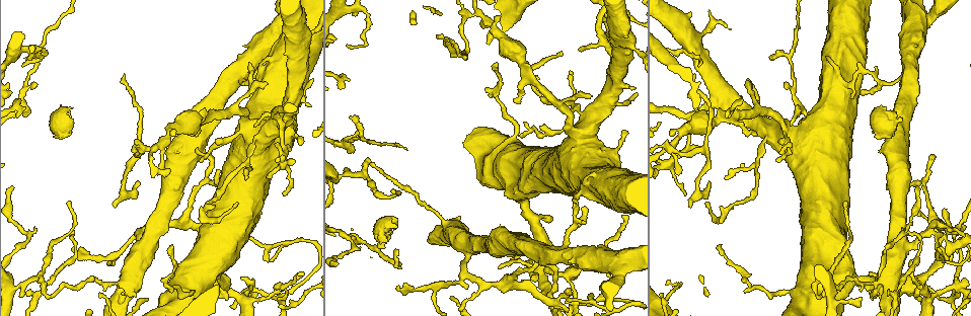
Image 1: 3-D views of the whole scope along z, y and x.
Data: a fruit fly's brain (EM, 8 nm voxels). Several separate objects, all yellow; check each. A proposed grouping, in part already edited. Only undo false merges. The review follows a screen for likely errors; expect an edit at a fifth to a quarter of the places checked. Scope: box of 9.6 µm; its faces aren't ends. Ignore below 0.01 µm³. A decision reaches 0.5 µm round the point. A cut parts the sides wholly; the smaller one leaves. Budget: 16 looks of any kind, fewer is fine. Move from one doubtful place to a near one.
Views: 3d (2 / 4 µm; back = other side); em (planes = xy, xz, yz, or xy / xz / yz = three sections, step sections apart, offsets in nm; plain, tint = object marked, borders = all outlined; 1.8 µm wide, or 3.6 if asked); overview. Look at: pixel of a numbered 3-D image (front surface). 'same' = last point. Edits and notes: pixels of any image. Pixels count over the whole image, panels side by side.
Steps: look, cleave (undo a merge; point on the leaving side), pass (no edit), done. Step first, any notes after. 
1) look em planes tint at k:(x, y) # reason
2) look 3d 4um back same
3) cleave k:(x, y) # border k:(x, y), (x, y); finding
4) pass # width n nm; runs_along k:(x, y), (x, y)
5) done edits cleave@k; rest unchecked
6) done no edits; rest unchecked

look 3d 2um back at 1:(122, 186) # sharp bend

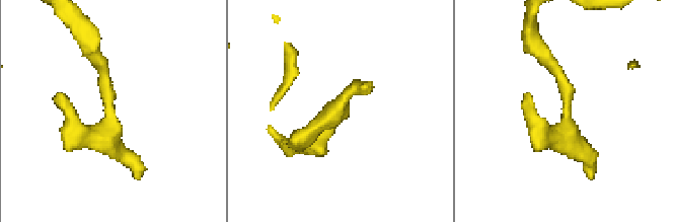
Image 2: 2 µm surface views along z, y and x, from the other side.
look em planes tint at 2:(108, 111) # shape alone is not enough

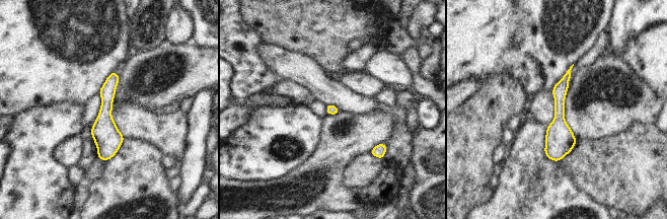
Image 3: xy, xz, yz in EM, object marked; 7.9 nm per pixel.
pass # runs_along 3:(568, 74), (559, 95), (554, 158); continuous, no second neuron

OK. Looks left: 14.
look 3d 4um at 1:(43, 49) # sharp bend

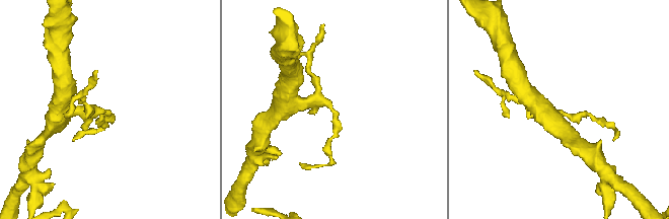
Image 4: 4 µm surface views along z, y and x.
look em yz step 16 tint at 4:(334, 110) # now the EM

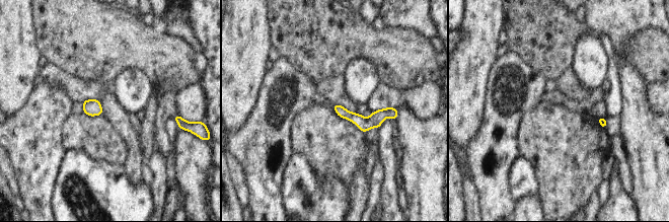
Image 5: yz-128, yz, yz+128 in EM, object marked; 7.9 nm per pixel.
pass # runs_along 5:(337, 106), (360, 121), (395, 114); all the same neuron

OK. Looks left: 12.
look em xz step 4 plain at 1:(381, 238) # calibre changes

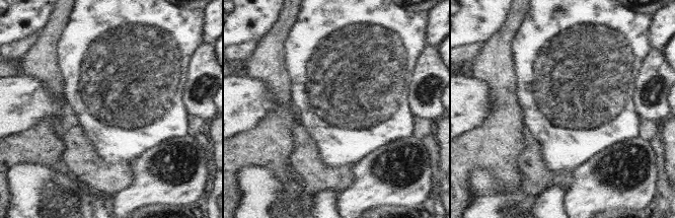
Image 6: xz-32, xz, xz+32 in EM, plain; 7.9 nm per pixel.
look em xz step 4 tint same # with the object marked

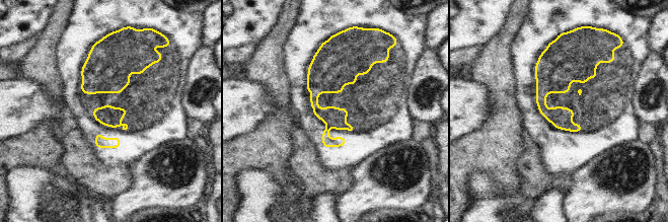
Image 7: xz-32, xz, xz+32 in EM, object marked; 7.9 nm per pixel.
pass # all the same neuron

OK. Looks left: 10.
look em 3.6um planes tint at 1:(195, 122) # calibre changes

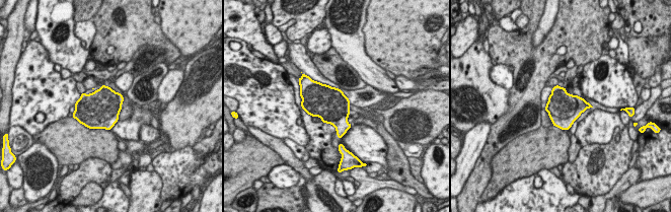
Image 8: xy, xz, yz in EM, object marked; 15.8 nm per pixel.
pass # all the same neuron

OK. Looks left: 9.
look em 3.6um planes plain at 1:(254, 134) # calibre changes

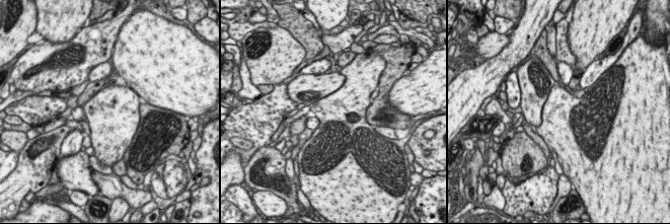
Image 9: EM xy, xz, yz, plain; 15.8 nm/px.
look em 3.6um planes tint same

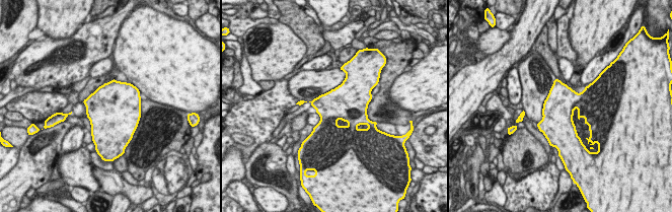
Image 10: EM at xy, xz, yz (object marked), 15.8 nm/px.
pass # continuous, no second neuron

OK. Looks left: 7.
look em planes tint at 1:(565, 273) # thin arm on a thick one

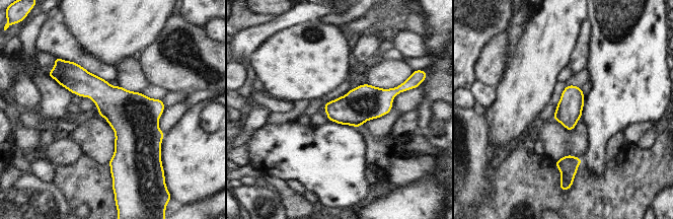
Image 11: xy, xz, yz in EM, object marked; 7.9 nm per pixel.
pass # continuous, no second neuron

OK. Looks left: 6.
done no edits; rest unchecked

